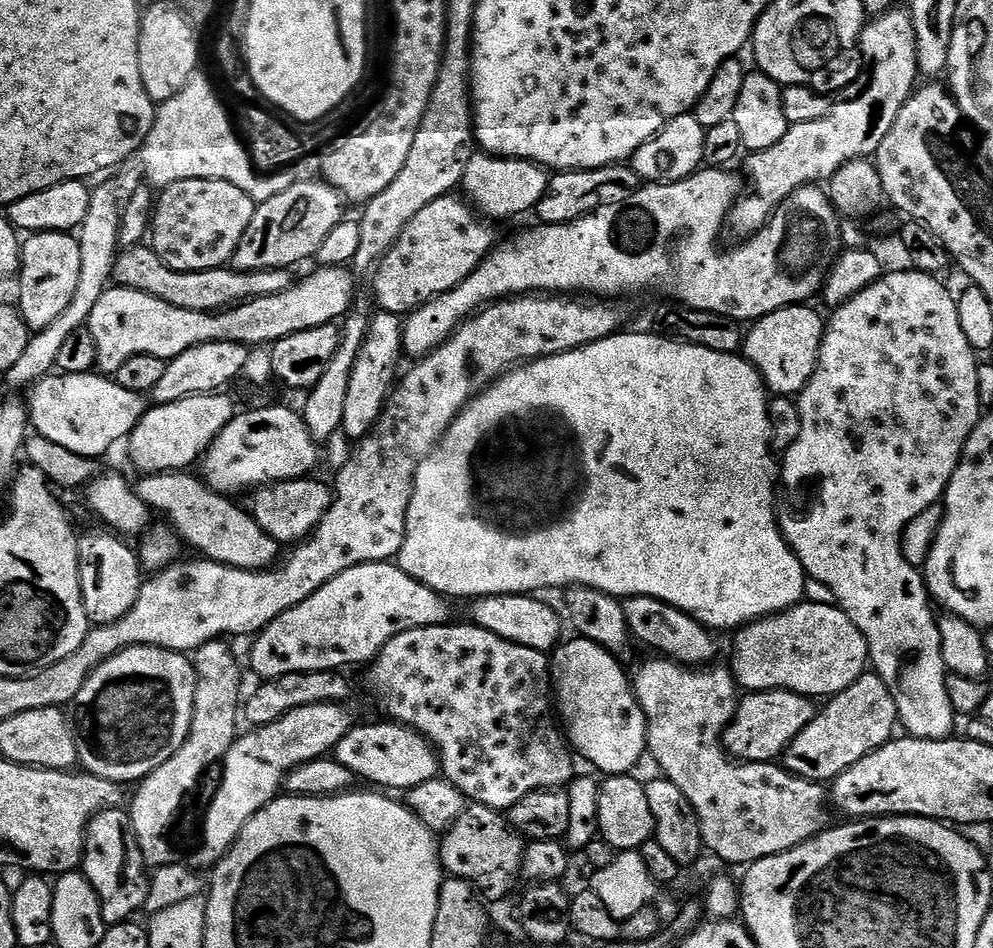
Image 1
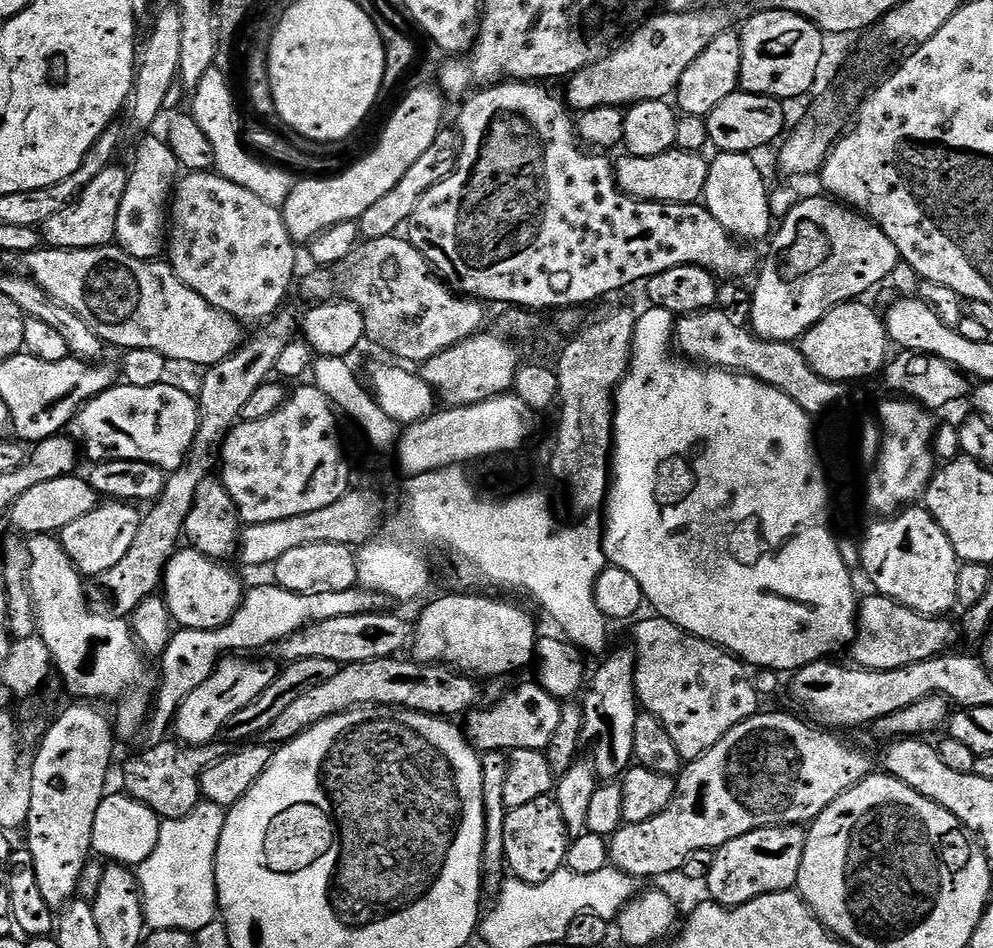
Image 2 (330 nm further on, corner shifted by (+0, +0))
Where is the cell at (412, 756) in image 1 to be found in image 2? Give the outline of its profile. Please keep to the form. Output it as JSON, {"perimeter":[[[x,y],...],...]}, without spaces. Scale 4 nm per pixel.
{"perimeter":[[[540,683],[520,684],[513,692],[506,693],[497,704],[490,704],[467,713],[463,721],[465,724],[462,724],[464,737],[477,752],[510,754],[516,748],[529,748],[539,752],[548,749],[550,738],[554,738],[558,727],[561,701],[551,696]]]}

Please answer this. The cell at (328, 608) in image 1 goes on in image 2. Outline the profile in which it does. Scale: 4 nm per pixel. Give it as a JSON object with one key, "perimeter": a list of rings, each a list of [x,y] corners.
{"perimeter":[[[224,658],[216,665],[216,671],[202,686],[184,700],[184,707],[178,710],[174,732],[183,743],[207,744],[217,739],[218,733],[223,729],[226,718],[230,714],[238,714],[240,708],[253,704],[264,692],[267,685],[271,684],[273,673],[264,672],[260,664],[247,664],[244,658]]]}

